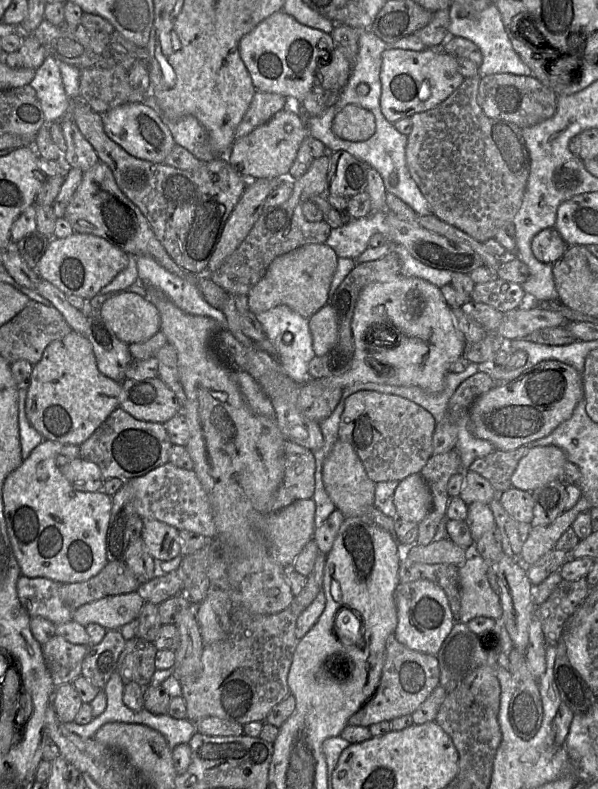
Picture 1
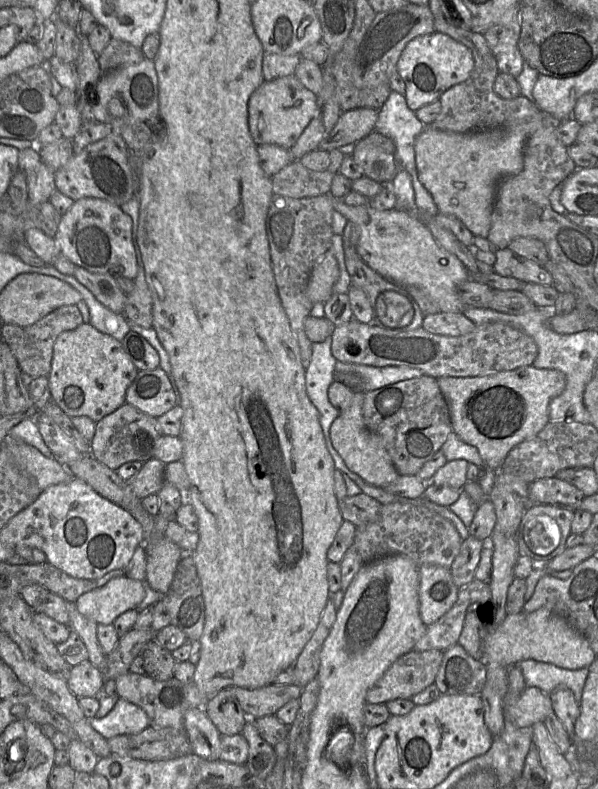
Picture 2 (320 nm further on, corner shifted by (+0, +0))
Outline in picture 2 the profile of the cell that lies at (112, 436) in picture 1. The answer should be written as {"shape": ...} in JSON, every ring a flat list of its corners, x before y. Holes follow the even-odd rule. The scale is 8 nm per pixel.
{"shape":[[125,402,96,422,95,434,89,443,90,454,109,468,116,470,126,462,145,462,154,457,155,445,160,436,157,417]]}

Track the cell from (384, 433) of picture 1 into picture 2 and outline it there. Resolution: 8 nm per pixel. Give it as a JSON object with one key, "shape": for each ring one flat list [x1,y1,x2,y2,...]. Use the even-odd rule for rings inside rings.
{"shape":[[425,374,366,392,362,416,366,427,381,437,399,475,417,475,453,432,449,406,437,379]]}

